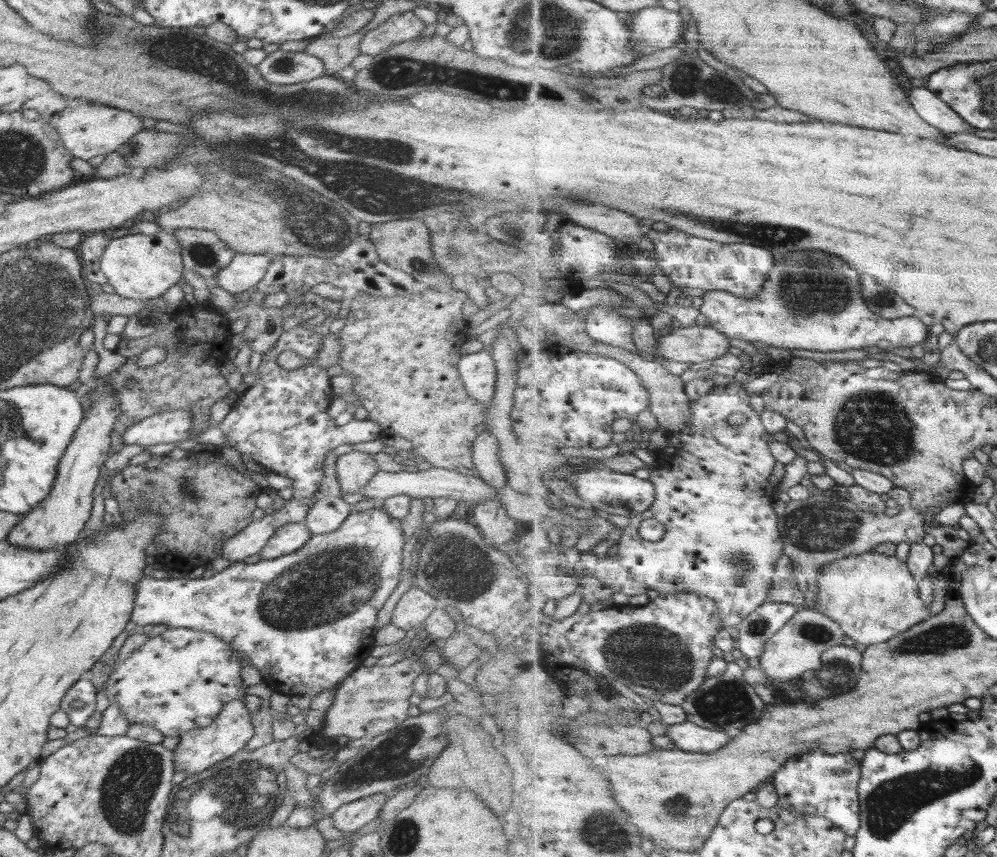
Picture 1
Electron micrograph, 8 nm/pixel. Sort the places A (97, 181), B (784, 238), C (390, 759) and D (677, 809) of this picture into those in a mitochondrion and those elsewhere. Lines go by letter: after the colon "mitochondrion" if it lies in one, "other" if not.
A: other
B: mitochondrion
C: mitochondrion
D: mitochondrion

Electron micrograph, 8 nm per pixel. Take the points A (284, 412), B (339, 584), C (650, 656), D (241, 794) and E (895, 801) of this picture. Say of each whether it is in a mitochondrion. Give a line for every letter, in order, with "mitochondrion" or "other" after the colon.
A: mitochondrion
B: mitochondrion
C: mitochondrion
D: mitochondrion
E: mitochondrion

